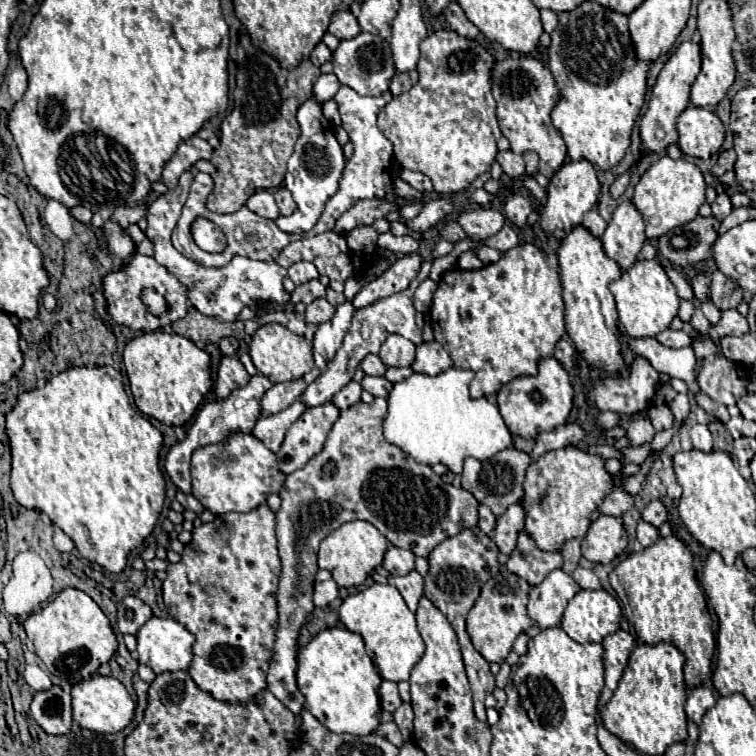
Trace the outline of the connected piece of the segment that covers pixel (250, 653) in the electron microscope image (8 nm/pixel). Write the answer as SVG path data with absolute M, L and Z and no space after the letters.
M264 504L248 514L238 514L238 512L228 512L222 516L216 516L216 520L212 524L202 524L198 528L192 530L192 542L186 544L184 552L182 552L182 560L178 564L170 564L166 570L166 580L164 580L164 604L166 610L170 612L170 616L174 620L178 620L184 628L188 628L194 636L196 642L192 646L194 650L194 660L190 664L190 676L192 680L198 684L200 690L208 692L212 698L220 700L220 702L230 702L230 704L250 704L254 702L254 698L264 692L268 688L266 684L266 674L270 668L270 660L274 656L274 642L276 642L276 632L278 632L278 610L276 610L276 592L278 592L278 580L282 574L282 564L280 564L280 556L278 556L278 548L276 548L276 534L274 534L274 514L270 512L270 508Z

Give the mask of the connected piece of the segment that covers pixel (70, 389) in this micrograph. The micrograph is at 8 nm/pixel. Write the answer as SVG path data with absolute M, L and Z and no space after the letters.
M80 366L80 368L68 368L68 370L60 372L58 376L48 380L46 386L22 392L18 396L18 404L12 408L12 412L6 414L6 434L10 438L10 448L12 448L10 486L12 486L16 502L28 510L46 514L52 520L52 524L56 524L66 536L72 538L72 542L82 558L100 564L102 568L106 568L112 574L124 572L124 568L128 566L130 554L142 546L142 542L152 534L152 530L160 518L164 498L166 498L166 482L164 482L164 474L158 466L160 450L162 450L162 434L160 434L160 430L156 430L150 424L150 420L146 416L142 416L138 410L132 408L128 394L124 390L124 384L122 384L122 374L118 370L114 370L112 366L96 366L96 368Z

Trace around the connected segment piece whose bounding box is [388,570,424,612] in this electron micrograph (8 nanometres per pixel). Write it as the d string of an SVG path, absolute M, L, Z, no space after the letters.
M412 570L406 576L388 576L388 584L396 586L400 590L408 608L414 612L416 606L418 606L418 600L424 594L424 578L416 570Z

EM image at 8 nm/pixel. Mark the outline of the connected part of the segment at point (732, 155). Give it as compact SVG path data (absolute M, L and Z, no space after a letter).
M724 150L724 152L720 154L716 166L712 168L712 174L714 174L716 178L720 178L724 172L728 172L728 170L734 168L734 162L736 162L736 152L734 152L734 150Z

